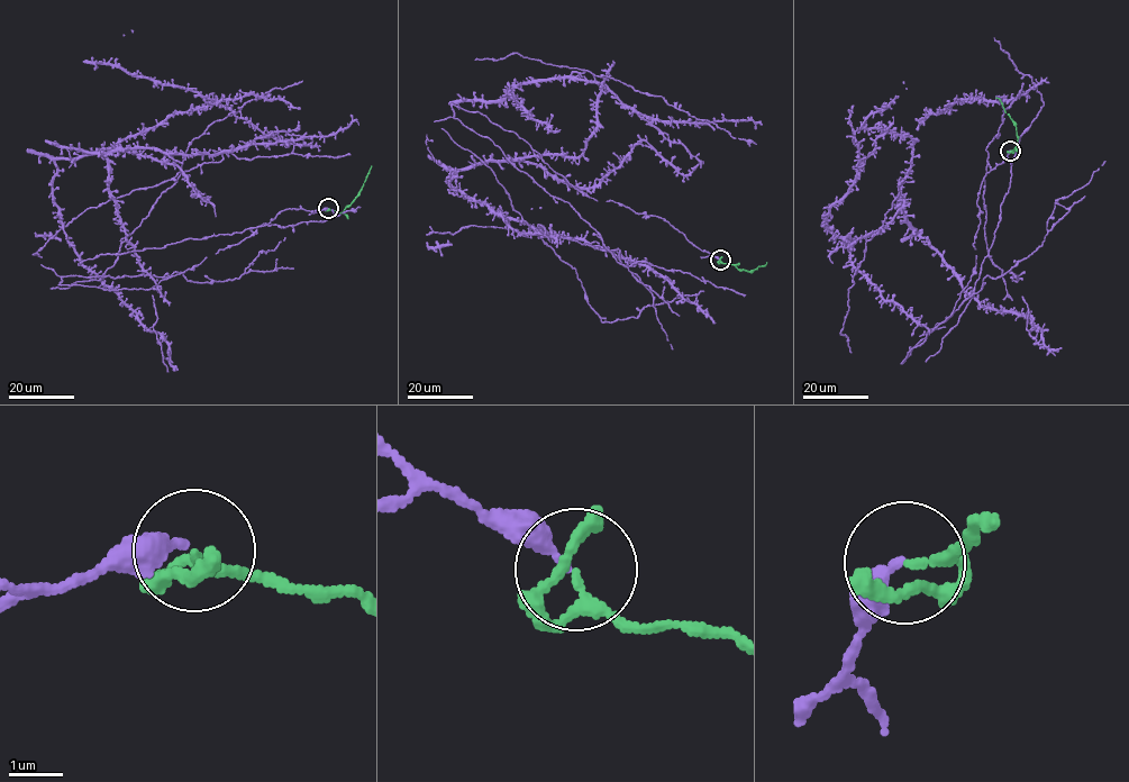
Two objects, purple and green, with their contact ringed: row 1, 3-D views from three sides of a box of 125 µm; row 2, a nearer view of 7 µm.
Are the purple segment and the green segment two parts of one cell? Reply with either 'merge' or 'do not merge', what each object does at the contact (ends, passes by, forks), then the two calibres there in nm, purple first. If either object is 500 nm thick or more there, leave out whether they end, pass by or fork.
merge; purple ends there; green passes by; 340 nm thick on the purple side, 150 nm on the other

